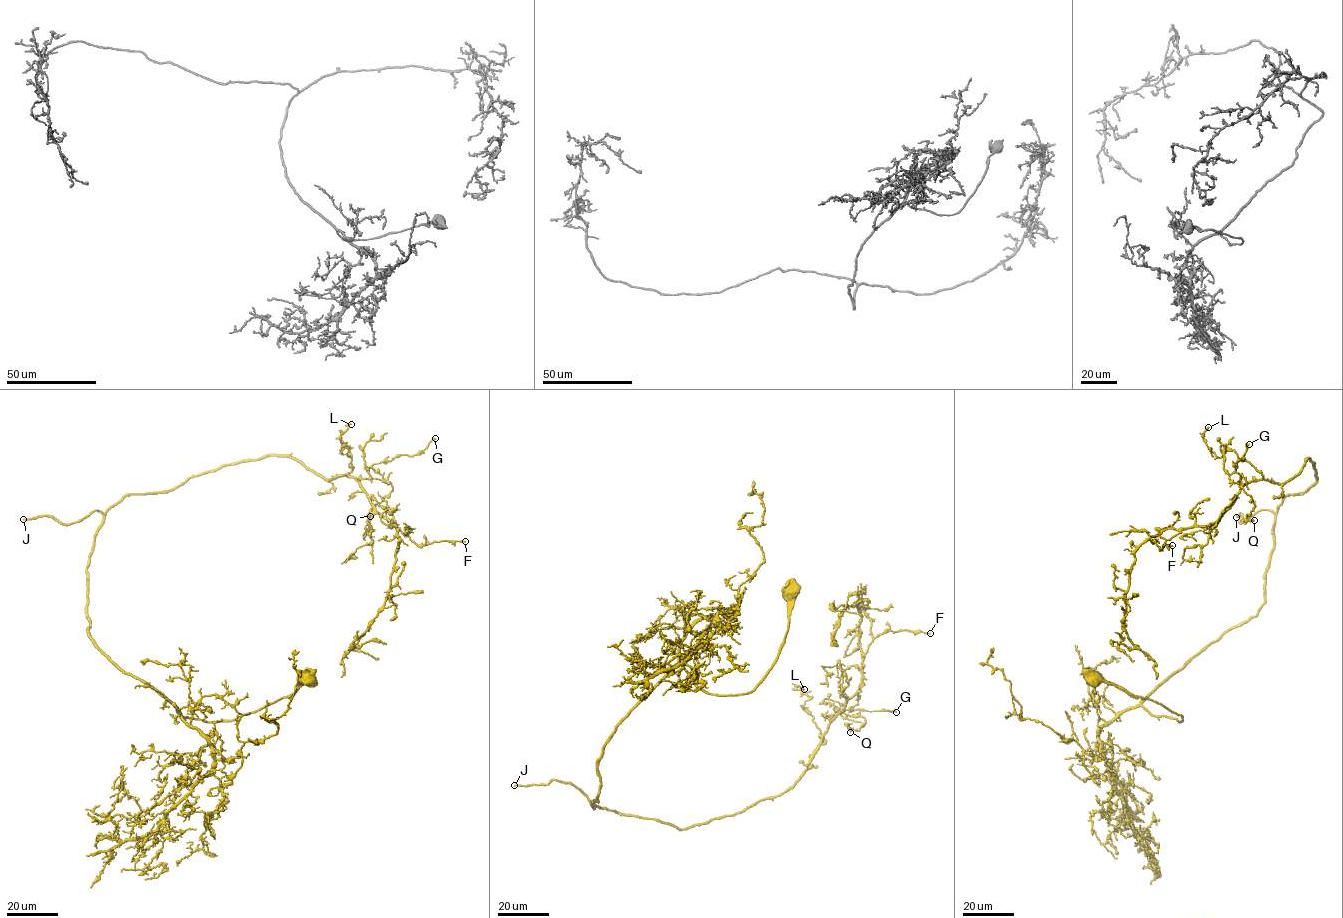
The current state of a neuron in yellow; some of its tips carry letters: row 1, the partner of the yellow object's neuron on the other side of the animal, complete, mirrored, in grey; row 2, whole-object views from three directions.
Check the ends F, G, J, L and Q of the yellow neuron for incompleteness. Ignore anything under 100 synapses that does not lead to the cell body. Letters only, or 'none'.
J

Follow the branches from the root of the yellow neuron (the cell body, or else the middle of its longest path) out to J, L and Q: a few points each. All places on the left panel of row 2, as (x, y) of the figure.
J: (308, 679), (232, 720), (184, 717), (89, 633), (87, 567), (100, 512), (67, 524), (23, 519)
L: (308, 679), (232, 720), (184, 717), (96, 648), (87, 567), (126, 495), (266, 455), (343, 476), (351, 424)
Q: (308, 679), (232, 720), (184, 717), (89, 633), (94, 535), (126, 495), (266, 455), (388, 481), (370, 516)

